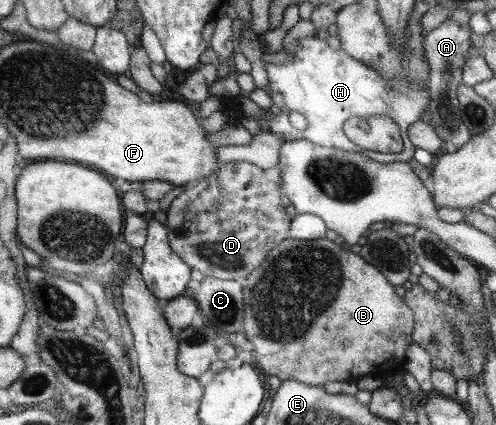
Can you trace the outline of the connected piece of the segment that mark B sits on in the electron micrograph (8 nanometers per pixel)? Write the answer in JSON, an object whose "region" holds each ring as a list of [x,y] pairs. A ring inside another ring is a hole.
{"region":[[[284,239],[242,283],[245,321],[241,332],[253,346],[256,365],[267,375],[276,375],[281,382],[294,379],[322,386],[327,381],[356,383],[369,373],[383,371],[385,363],[396,372],[403,367],[405,350],[411,343],[411,329],[414,329],[414,315],[393,293],[387,279],[359,255],[327,239]]]}

